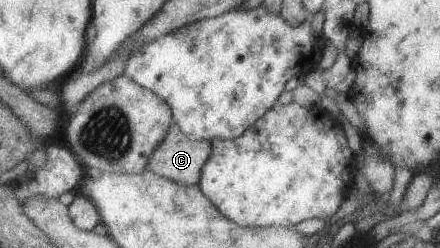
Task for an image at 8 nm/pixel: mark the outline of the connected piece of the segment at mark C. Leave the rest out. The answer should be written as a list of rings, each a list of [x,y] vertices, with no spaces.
[[[174,122],[162,144],[153,152],[147,169],[181,185],[198,186],[211,151],[211,141],[192,140]]]

